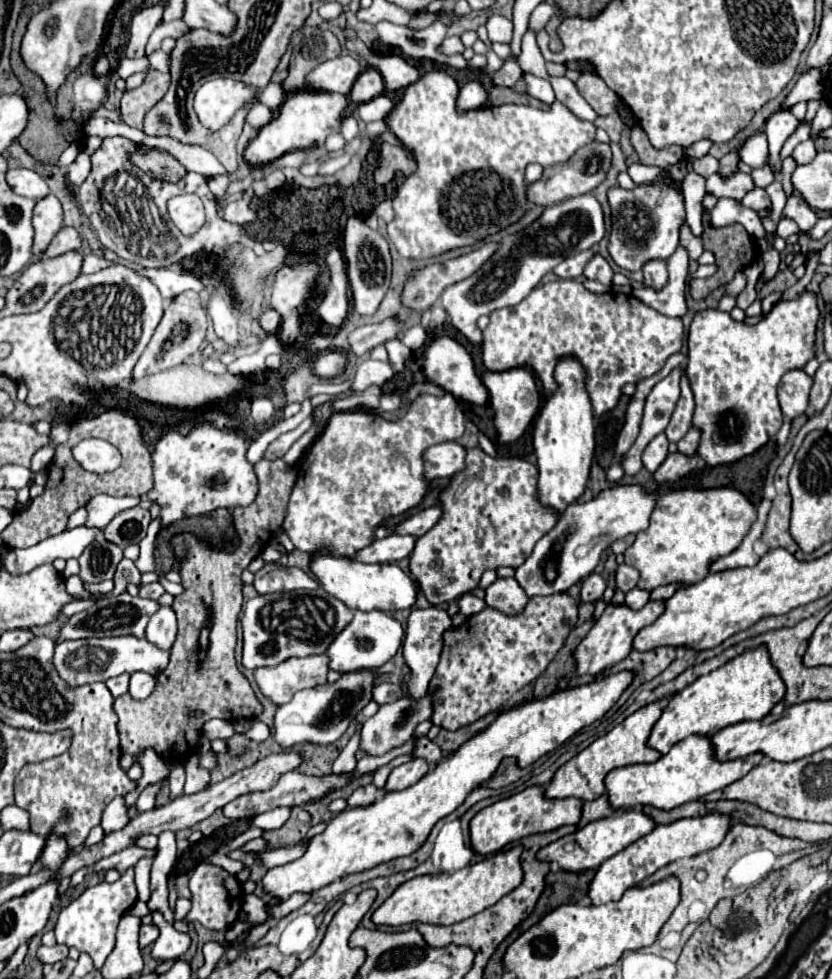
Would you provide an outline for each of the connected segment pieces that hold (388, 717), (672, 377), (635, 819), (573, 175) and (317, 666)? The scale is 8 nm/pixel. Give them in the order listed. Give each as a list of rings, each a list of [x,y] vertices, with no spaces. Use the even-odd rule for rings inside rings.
[[[429,693],[419,703],[413,701],[411,697],[401,697],[395,703],[381,705],[379,711],[363,723],[363,729],[361,729],[361,749],[365,749],[369,755],[385,755],[387,751],[405,745],[411,739],[415,727],[421,721],[429,719],[429,717],[431,717],[431,697],[429,697]]]
[[[677,367],[673,369],[665,379],[661,379],[645,399],[645,413],[643,413],[643,423],[639,437],[635,439],[633,447],[629,449],[625,461],[621,463],[627,475],[635,475],[643,465],[641,465],[641,453],[647,447],[647,443],[659,435],[667,423],[669,417],[675,409],[675,403],[679,399],[679,381],[683,377],[683,369]]]
[[[627,809],[627,811],[621,811],[619,815],[603,817],[603,819],[593,821],[593,823],[587,823],[577,833],[565,835],[565,837],[549,843],[547,847],[539,849],[537,859],[541,859],[541,861],[557,861],[559,867],[565,869],[565,871],[597,869],[609,857],[613,857],[615,853],[619,853],[621,849],[625,849],[627,845],[631,845],[639,837],[651,833],[653,827],[655,825],[653,825],[653,819],[649,815],[645,815],[643,811],[637,811],[637,809]]]
[[[591,141],[589,145],[577,149],[577,153],[567,163],[545,167],[543,169],[543,177],[539,181],[535,181],[535,183],[529,185],[529,189],[527,189],[527,201],[533,203],[533,205],[547,207],[547,205],[563,201],[567,197],[591,193],[599,183],[605,181],[609,165],[611,165],[611,149],[609,149],[609,145],[599,143],[599,141]]]
[[[325,653],[313,657],[289,657],[275,667],[255,669],[255,681],[263,695],[277,705],[283,705],[301,689],[325,685],[329,671],[329,657]]]

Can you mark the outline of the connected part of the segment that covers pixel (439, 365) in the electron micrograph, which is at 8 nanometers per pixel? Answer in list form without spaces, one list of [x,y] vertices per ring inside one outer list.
[[[437,337],[429,343],[427,347],[427,371],[425,377],[433,383],[437,383],[439,387],[443,387],[447,393],[471,401],[471,403],[485,403],[487,401],[487,389],[481,383],[481,379],[475,375],[475,367],[471,361],[471,355],[465,351],[465,347],[461,343],[457,343],[453,337]]]

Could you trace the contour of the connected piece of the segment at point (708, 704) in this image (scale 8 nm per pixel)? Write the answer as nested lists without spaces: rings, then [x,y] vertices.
[[[765,645],[747,649],[733,661],[727,661],[723,667],[699,677],[689,687],[675,693],[665,705],[661,719],[655,723],[647,745],[665,755],[675,743],[683,741],[689,735],[715,735],[717,731],[739,721],[763,719],[783,699],[783,695],[785,683],[771,663]]]

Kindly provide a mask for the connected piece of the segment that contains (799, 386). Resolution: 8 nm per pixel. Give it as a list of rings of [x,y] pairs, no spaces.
[[[793,369],[783,375],[779,387],[779,405],[785,417],[795,419],[809,407],[809,393],[813,387],[813,377],[803,369]]]

